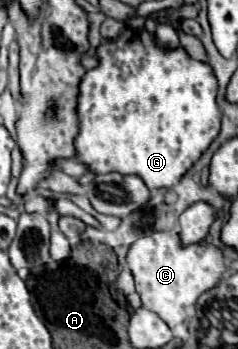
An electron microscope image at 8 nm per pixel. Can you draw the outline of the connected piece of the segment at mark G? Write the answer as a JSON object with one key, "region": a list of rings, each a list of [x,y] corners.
{"region":[[[125,28],[121,32],[119,38],[111,40],[111,42],[103,42],[99,48],[97,48],[97,56],[99,56],[99,66],[95,70],[89,70],[81,84],[79,84],[79,124],[81,124],[81,132],[75,140],[75,146],[77,146],[77,154],[79,154],[79,160],[89,164],[89,168],[95,172],[95,174],[107,174],[107,172],[119,172],[119,174],[137,174],[151,190],[157,188],[157,186],[175,186],[183,176],[185,176],[185,170],[189,170],[189,166],[193,166],[193,162],[197,162],[197,158],[201,158],[201,154],[205,154],[205,150],[211,146],[211,142],[219,136],[219,130],[221,130],[221,110],[217,106],[217,78],[213,74],[213,68],[207,64],[207,62],[199,62],[199,60],[193,60],[185,54],[183,48],[177,48],[177,50],[163,50],[159,44],[155,44],[155,34],[149,34],[147,30],[131,30],[131,28]]]}

